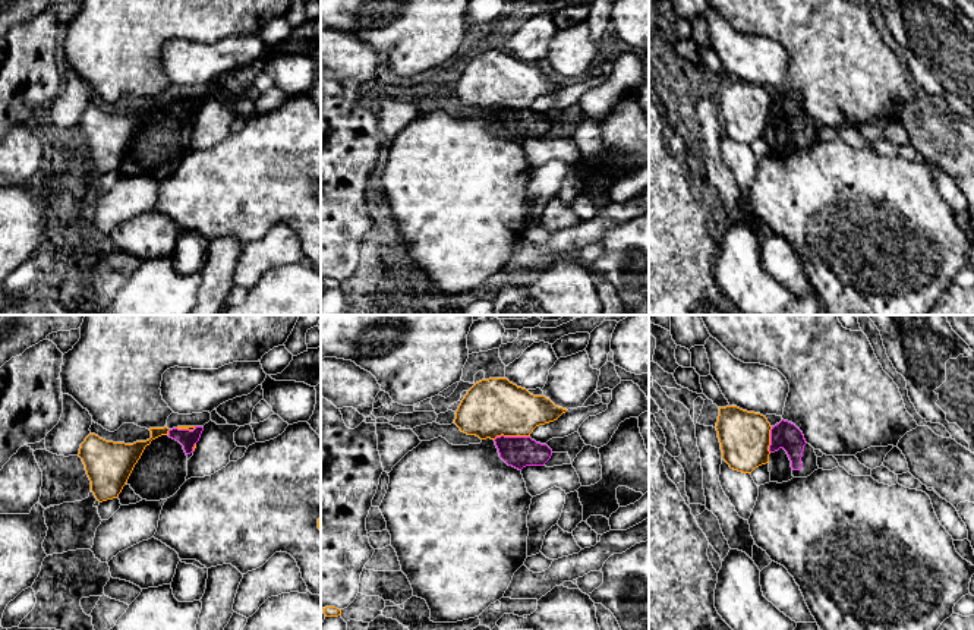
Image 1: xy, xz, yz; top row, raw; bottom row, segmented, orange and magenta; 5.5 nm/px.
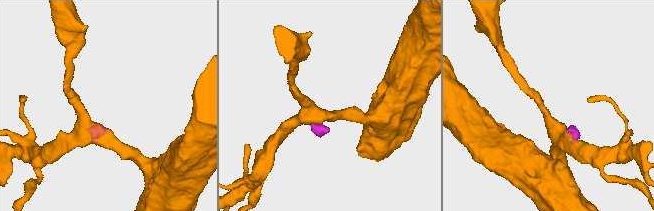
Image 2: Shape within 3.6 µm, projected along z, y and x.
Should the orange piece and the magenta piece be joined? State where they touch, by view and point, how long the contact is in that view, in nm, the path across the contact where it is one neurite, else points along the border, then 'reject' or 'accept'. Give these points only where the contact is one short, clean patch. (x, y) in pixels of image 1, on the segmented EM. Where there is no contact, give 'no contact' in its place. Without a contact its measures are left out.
xz (511, 435) | 200 nm | along xz (529, 435), (498, 435), (494, 440) | reject

